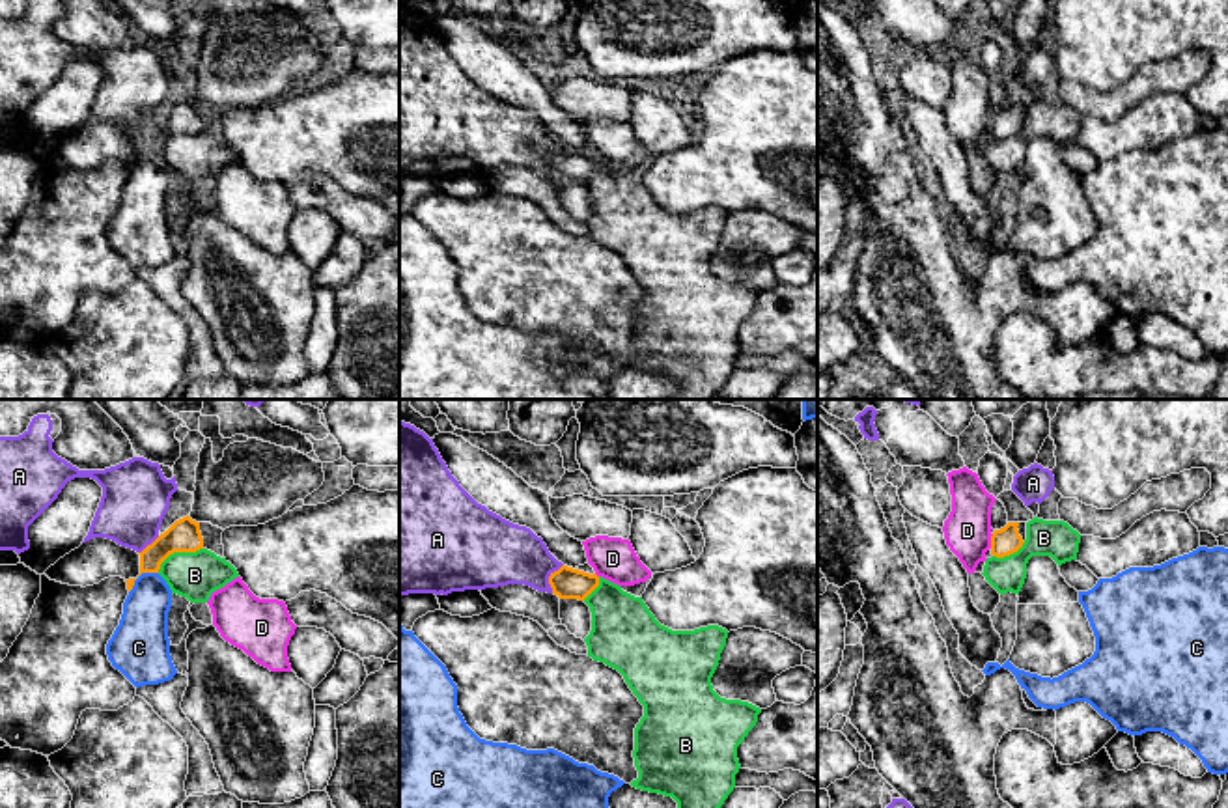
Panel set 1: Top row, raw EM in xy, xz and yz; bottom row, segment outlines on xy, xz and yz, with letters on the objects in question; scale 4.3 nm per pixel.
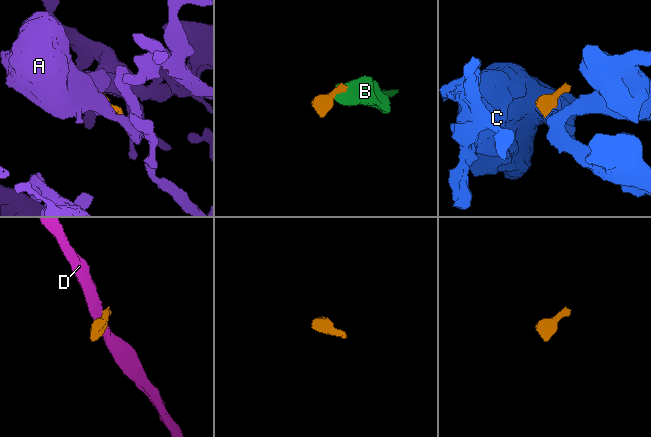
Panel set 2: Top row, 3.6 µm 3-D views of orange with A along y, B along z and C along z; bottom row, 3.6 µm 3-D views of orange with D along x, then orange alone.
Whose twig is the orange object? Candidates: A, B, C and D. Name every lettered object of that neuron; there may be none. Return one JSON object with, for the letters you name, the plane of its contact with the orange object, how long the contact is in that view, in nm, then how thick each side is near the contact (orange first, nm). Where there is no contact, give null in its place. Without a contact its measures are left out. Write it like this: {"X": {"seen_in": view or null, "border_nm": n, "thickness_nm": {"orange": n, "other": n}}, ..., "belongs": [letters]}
{"belongs": []}

